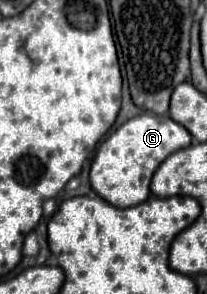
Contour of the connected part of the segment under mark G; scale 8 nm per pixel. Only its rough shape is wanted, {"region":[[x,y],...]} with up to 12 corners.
{"region":[[138,114],[100,144],[90,186],[116,208],[150,196],[162,160],[190,144],[172,118]]}

